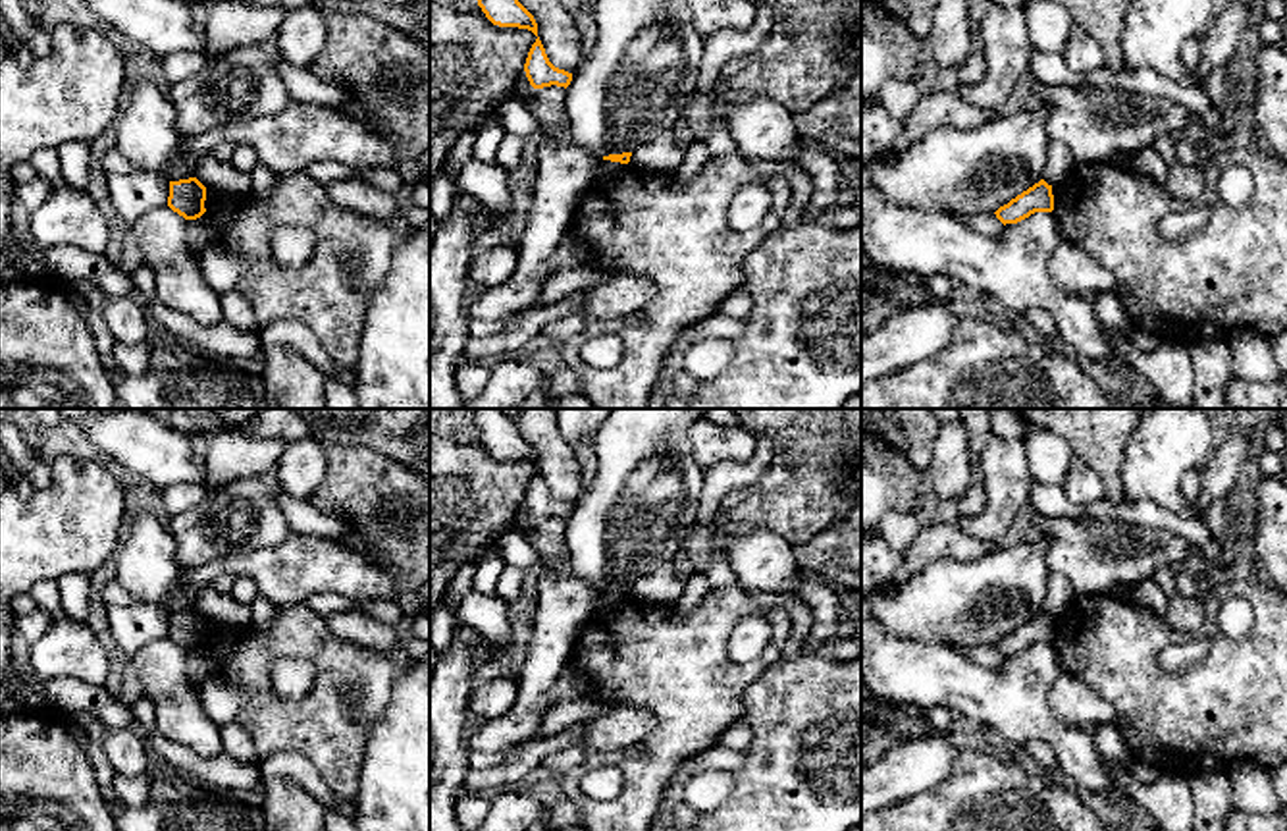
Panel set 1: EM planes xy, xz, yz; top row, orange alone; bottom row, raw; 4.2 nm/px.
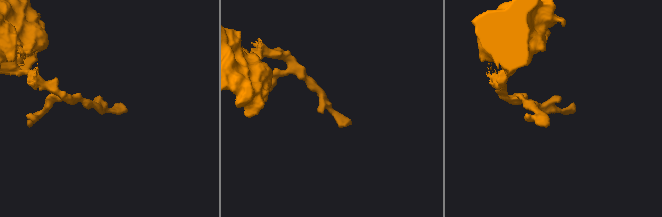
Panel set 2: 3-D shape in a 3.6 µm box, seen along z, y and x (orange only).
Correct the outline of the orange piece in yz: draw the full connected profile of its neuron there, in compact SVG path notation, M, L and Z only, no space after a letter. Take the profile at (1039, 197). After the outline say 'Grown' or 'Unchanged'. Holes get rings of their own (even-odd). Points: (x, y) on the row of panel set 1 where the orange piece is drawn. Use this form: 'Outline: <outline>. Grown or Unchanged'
Outline: M1044 179L1011 199L1008 204L1000 206L994 214L1006 224L1017 224L1029 218L1035 212L1052 212L1054 210L1054 195L1052 185Z. Unchanged

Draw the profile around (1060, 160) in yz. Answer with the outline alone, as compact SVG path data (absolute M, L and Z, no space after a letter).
M1050 139L1046 148L1046 166L1042 170L1042 179L1054 187L1069 175L1073 164L1075 158L1071 150L1064 143Z

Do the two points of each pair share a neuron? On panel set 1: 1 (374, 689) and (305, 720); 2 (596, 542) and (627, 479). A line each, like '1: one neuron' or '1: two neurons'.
1: one neuron
2: one neuron

